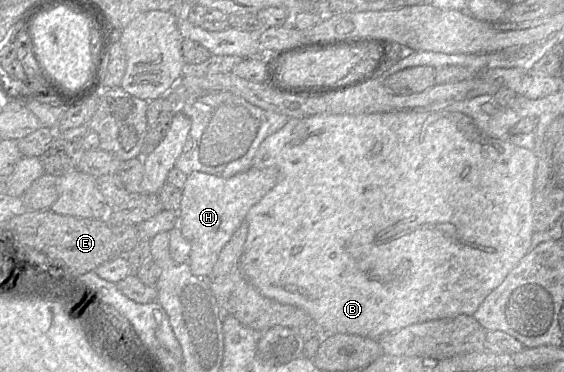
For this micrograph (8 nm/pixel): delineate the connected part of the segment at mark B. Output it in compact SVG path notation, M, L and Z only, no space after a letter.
M449 109L438 111L404 110L386 113L372 113L359 115L314 115L306 118L289 118L288 122L277 132L269 135L260 144L252 160L252 167L265 169L276 167L279 176L275 186L264 195L247 213L245 221L248 224L248 235L240 258L240 269L243 276L264 296L282 304L301 308L310 315L314 323L318 324L328 335L355 334L372 339L379 339L383 334L400 330L415 323L430 320L453 318L459 315L473 316L485 298L505 280L508 274L520 263L521 259L532 249L533 227L533 195L538 156L534 150L517 146L509 141L493 138L485 134L474 120L460 112Z

